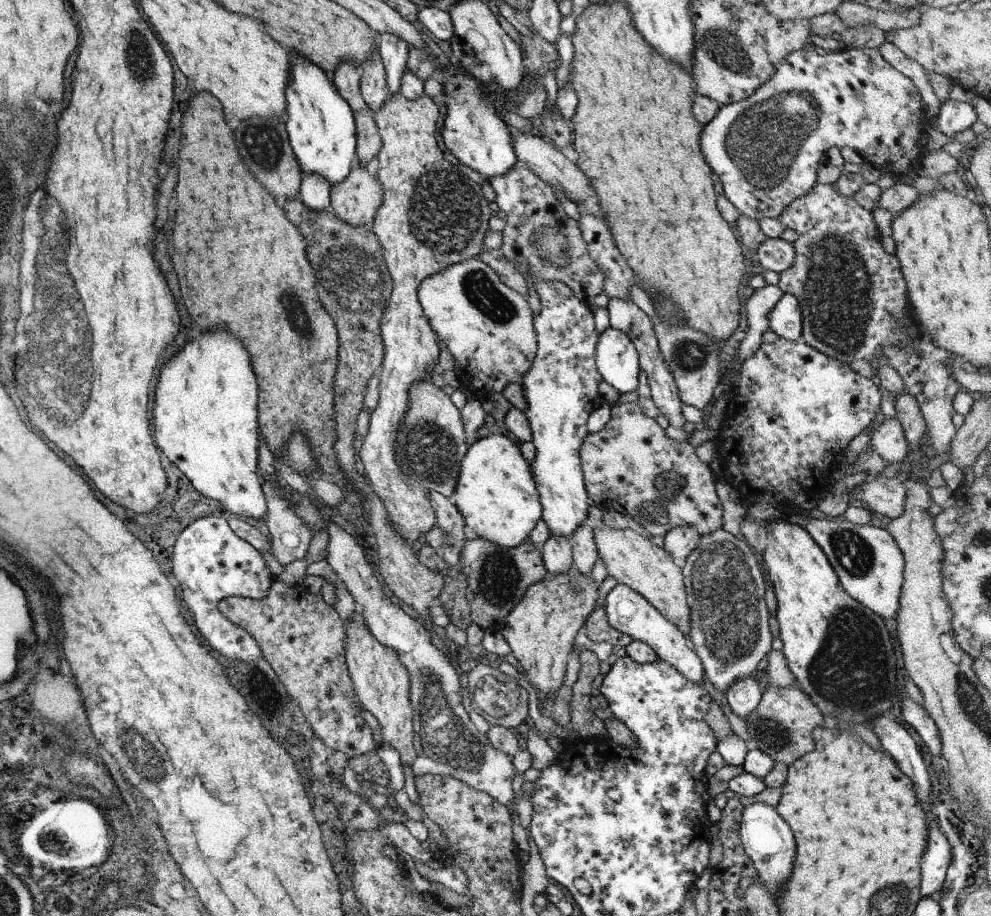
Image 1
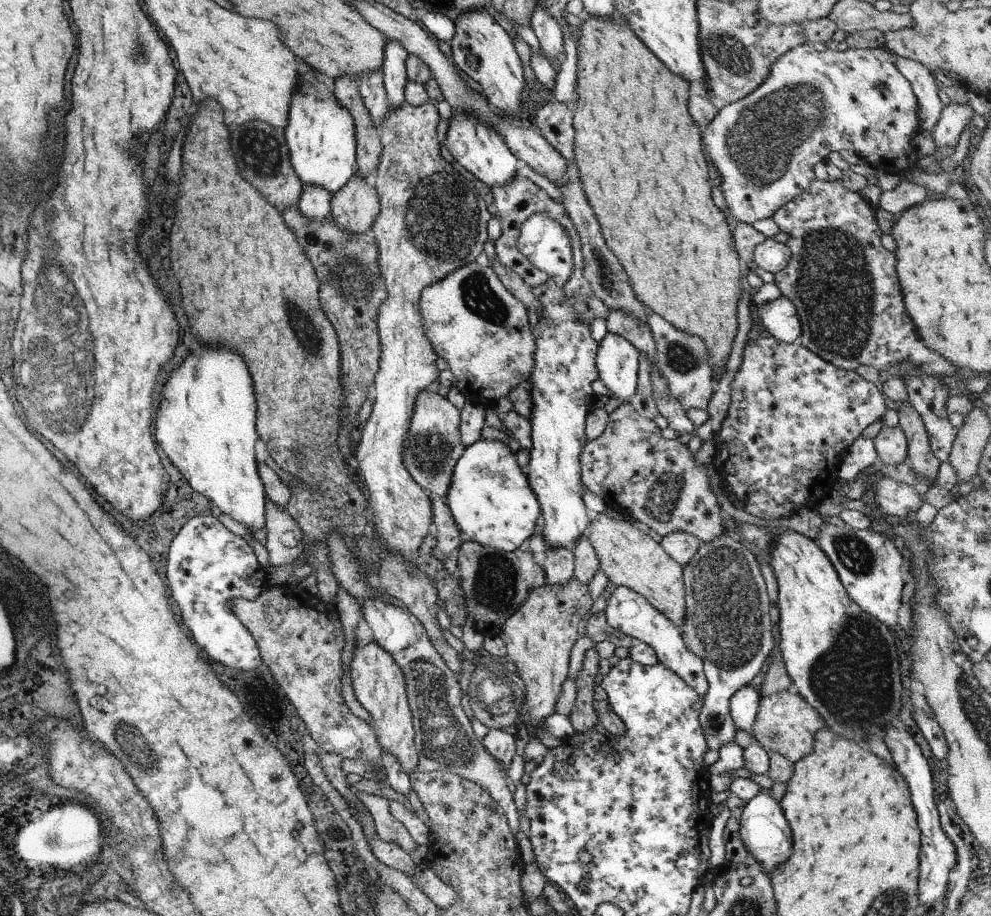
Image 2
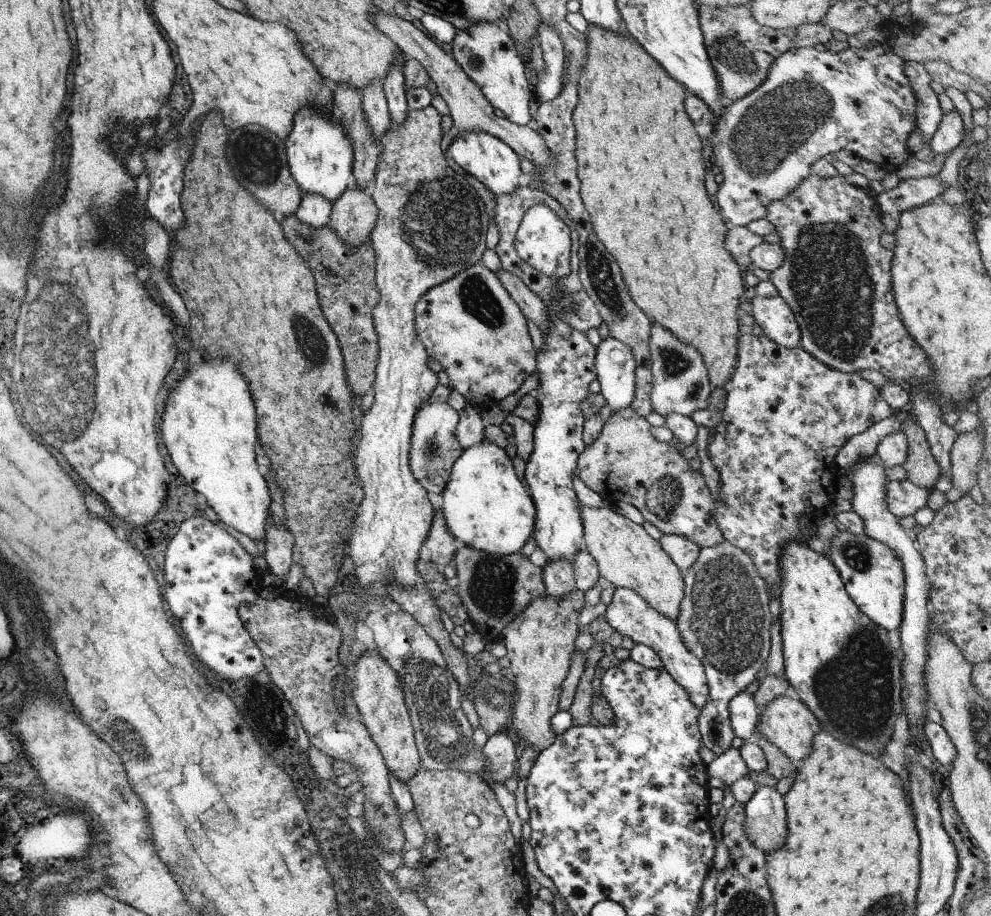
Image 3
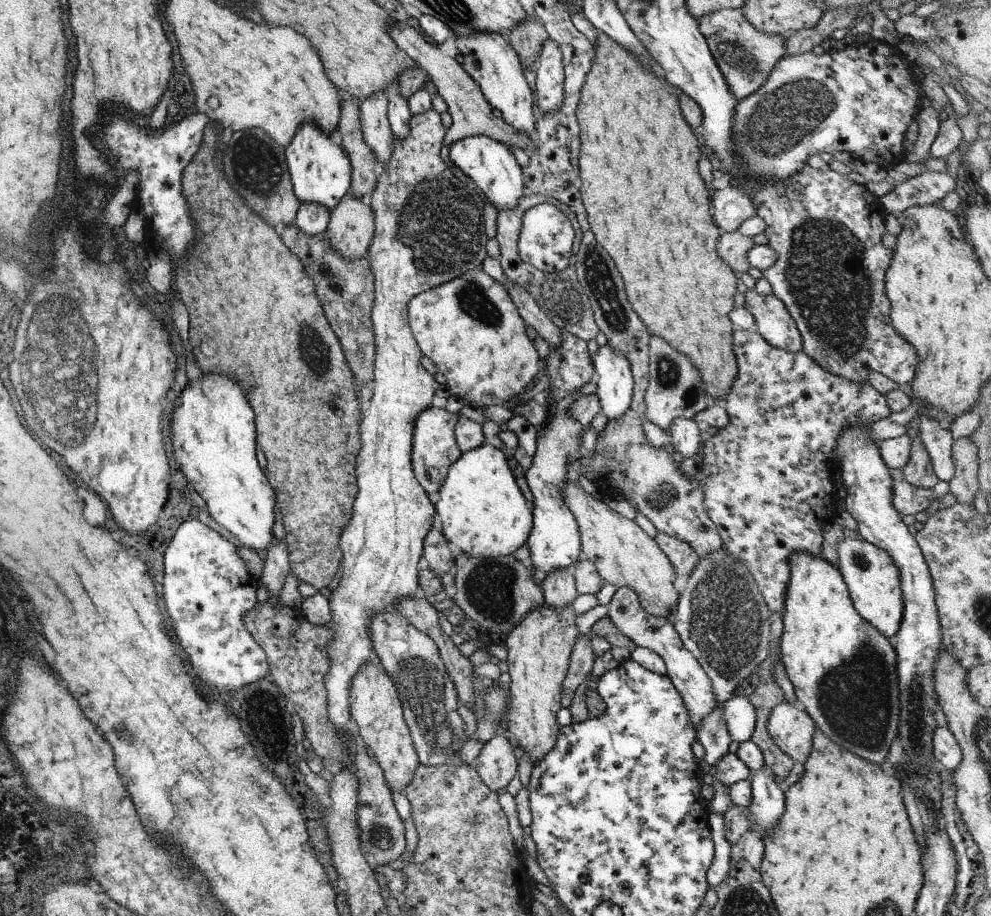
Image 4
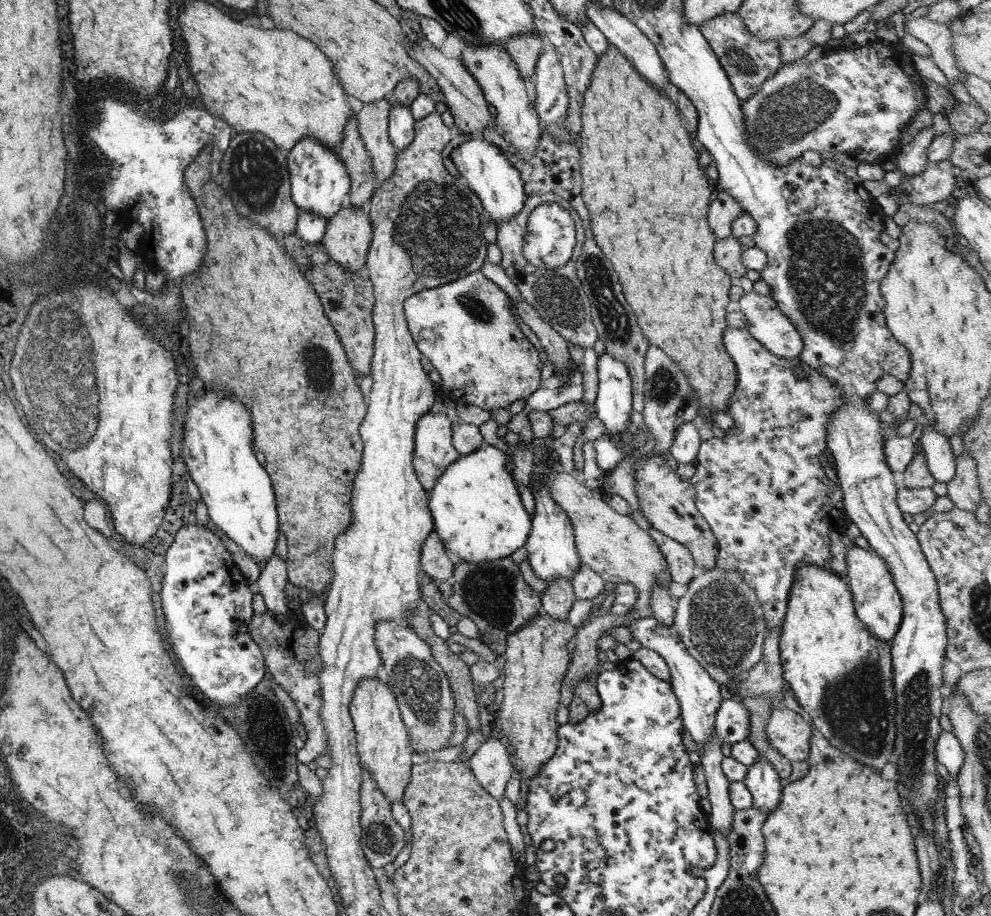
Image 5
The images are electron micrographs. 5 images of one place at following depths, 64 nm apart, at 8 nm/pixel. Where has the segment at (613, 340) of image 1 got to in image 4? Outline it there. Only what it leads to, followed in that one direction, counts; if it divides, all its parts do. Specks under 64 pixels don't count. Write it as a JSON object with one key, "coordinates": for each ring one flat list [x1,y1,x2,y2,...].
{"coordinates":[[607,343,600,346,592,356,600,411,608,421,619,419,629,411,632,401,634,380,629,361,623,353,616,351]]}

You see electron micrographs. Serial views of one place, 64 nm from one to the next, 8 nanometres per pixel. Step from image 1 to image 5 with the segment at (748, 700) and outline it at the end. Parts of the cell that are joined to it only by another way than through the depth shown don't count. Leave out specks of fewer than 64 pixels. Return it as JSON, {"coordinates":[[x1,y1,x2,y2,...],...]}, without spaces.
{"coordinates":[[725,695,714,714,714,729,722,742,733,744,748,738,750,714,748,708,739,700,731,700]]}

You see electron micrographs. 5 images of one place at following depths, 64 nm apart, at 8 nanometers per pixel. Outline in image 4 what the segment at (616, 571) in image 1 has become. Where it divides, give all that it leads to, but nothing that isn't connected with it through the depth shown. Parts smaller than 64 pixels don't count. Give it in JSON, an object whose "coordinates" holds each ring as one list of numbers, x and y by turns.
{"coordinates":[[568,480,564,484,562,497,576,518,580,534,581,557,595,565,601,582,634,590,639,596,641,608,646,613,657,618,672,617,679,596,677,586,673,585,676,576,667,555,661,552,659,545,635,521,628,520,609,509,604,499,593,500]]}

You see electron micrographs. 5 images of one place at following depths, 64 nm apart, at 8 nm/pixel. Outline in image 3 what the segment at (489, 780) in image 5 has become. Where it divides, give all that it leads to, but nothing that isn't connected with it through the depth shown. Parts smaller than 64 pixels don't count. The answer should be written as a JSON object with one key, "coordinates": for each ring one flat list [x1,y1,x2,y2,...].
{"coordinates":[[503,729,487,736,481,748,487,759,486,773,497,782,503,781,512,776,512,770,517,766,513,741,509,739,507,732]]}

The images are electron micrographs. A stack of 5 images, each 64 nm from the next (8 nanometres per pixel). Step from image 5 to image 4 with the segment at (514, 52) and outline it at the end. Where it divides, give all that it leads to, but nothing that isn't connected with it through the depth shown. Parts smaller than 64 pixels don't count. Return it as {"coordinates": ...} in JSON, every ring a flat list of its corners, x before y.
{"coordinates":[[534,15,527,16,519,21,512,29,507,30,505,38,516,52,522,66,529,66,535,62,542,42,547,38,547,33]]}

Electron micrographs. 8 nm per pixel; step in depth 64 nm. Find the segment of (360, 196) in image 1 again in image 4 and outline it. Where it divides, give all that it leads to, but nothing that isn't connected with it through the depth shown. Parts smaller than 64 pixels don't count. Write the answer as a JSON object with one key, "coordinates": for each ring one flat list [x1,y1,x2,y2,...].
{"coordinates":[[348,193,329,213,325,234,330,247,350,259,365,256,374,231,371,207]]}

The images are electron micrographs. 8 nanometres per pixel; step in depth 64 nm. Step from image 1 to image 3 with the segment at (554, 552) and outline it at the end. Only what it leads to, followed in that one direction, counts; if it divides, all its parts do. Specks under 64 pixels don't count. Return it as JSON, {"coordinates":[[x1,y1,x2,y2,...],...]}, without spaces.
{"coordinates":[[561,557,556,561,547,561,542,566,542,581,545,594,553,598,566,595,574,586,572,560]]}

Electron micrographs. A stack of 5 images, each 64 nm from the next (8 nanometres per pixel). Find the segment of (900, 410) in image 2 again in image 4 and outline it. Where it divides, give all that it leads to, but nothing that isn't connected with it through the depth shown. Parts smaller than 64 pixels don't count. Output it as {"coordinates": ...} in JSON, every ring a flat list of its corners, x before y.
{"coordinates":[[913,427,910,432,909,458,900,470,902,471,902,478,916,487,931,489,938,482,938,478,933,472,929,455]]}

